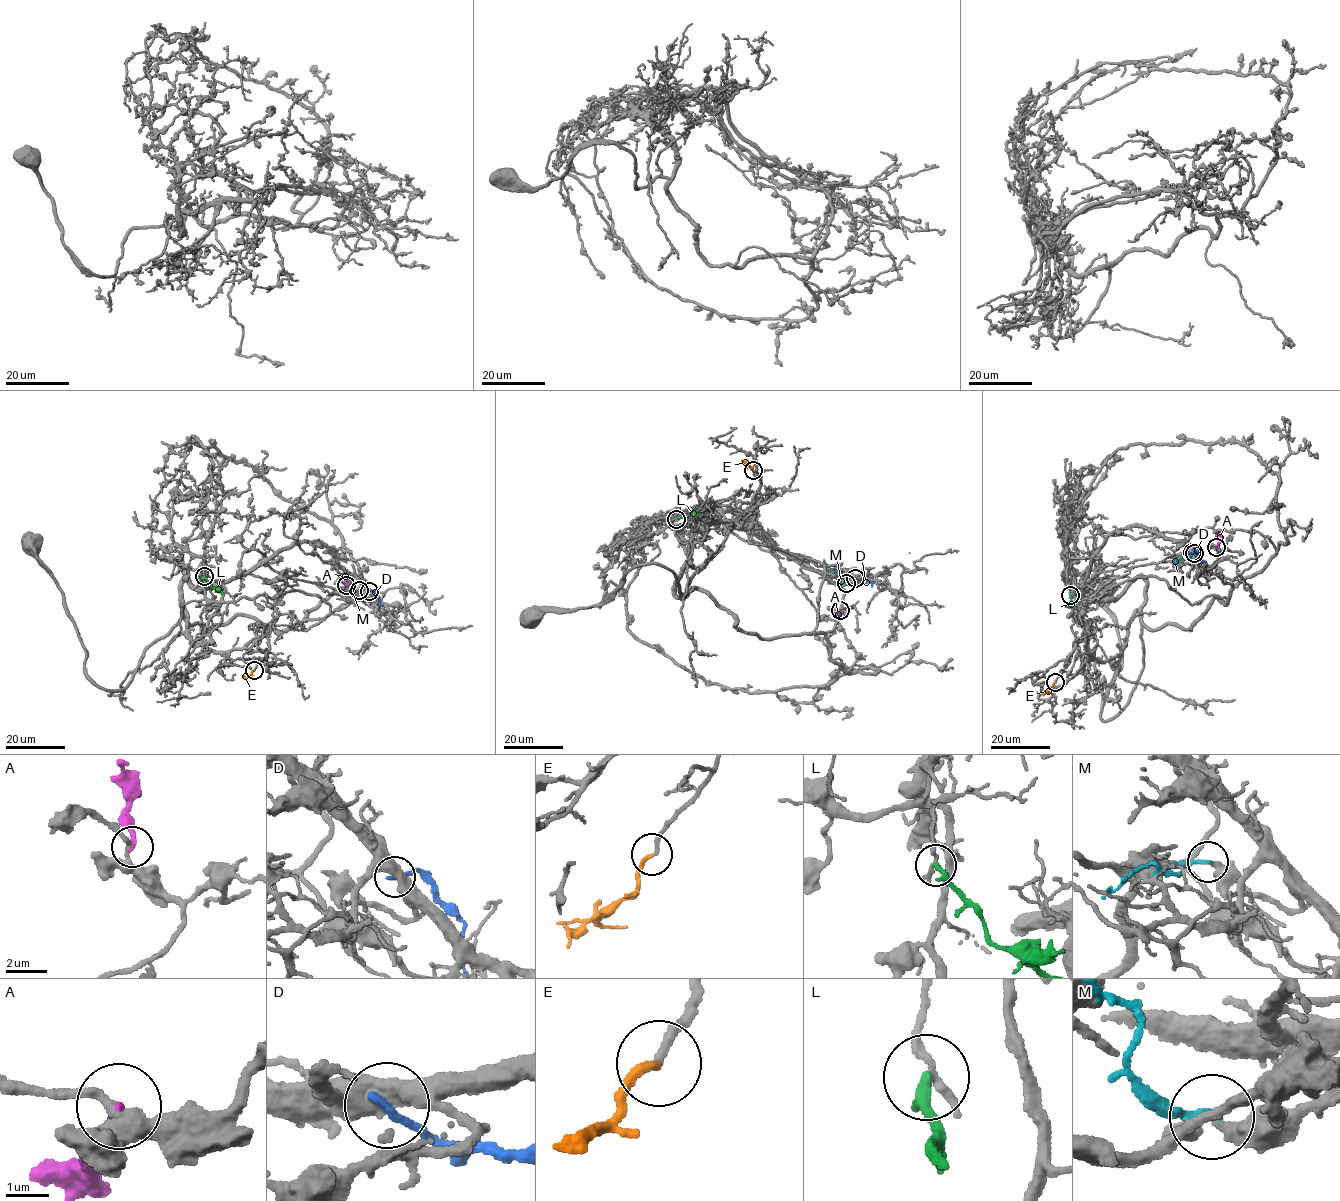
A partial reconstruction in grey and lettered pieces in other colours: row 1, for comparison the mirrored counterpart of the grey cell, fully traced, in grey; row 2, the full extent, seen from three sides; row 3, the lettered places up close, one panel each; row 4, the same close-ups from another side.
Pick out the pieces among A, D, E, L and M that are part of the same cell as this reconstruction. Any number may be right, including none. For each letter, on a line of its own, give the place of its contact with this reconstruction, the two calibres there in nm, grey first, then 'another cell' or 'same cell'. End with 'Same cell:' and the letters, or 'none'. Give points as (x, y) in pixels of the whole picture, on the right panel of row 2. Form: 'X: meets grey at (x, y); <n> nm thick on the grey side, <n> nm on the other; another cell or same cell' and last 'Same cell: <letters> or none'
A: meets grey at (1216, 547); 240 nm thick on the grey side, 220 nm on the other; another cell
D: meets grey at (1192, 552); 550 nm thick on the grey side, 200 nm on the other; another cell
E: meets grey at (1055, 682); 180 nm thick on the grey side, 200 nm on the other; same cell
L: meets grey at (1070, 595); 240 nm thick on the grey side, 260 nm on the other; another cell
M: meets grey at (1194, 553); 320 nm thick on the grey side, 200 nm on the other; another cell
Same cell: E

